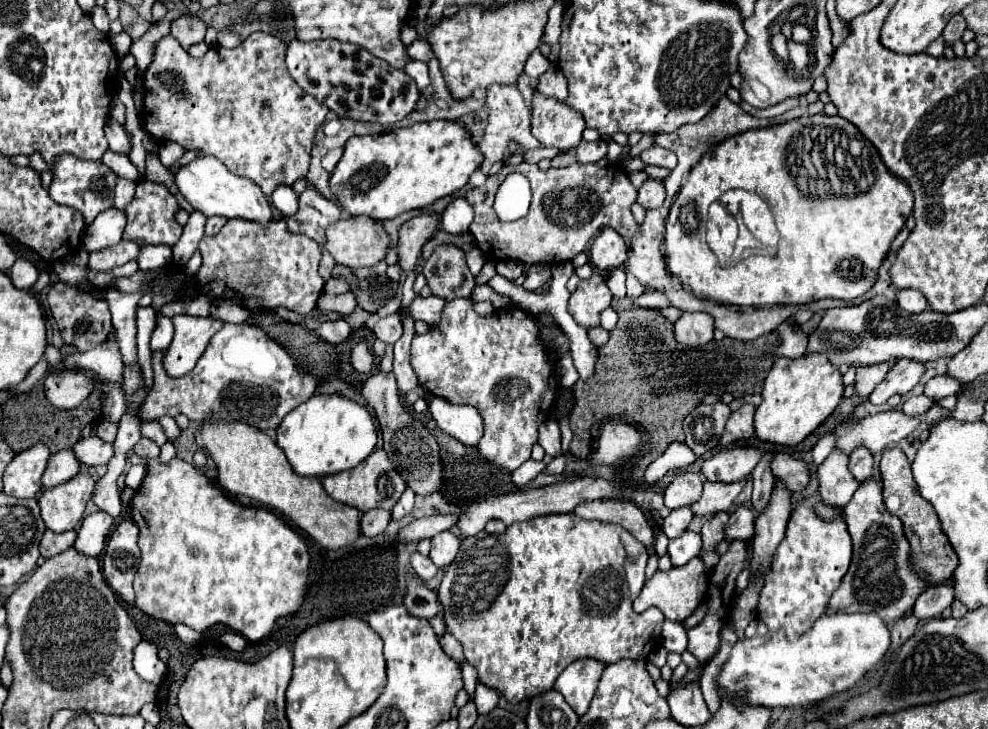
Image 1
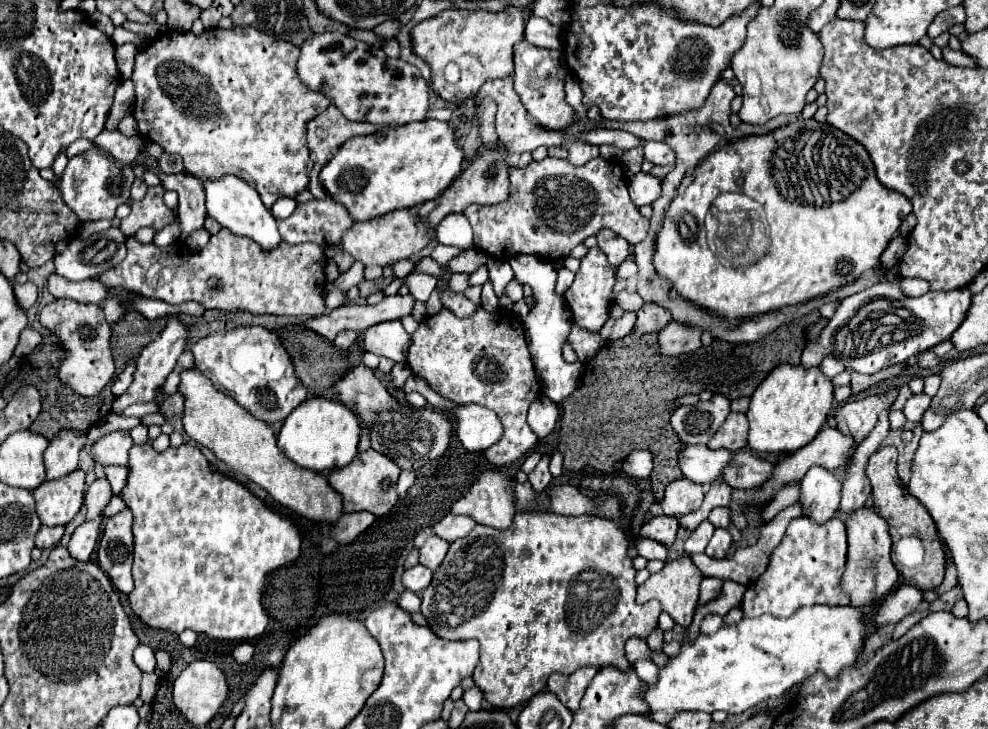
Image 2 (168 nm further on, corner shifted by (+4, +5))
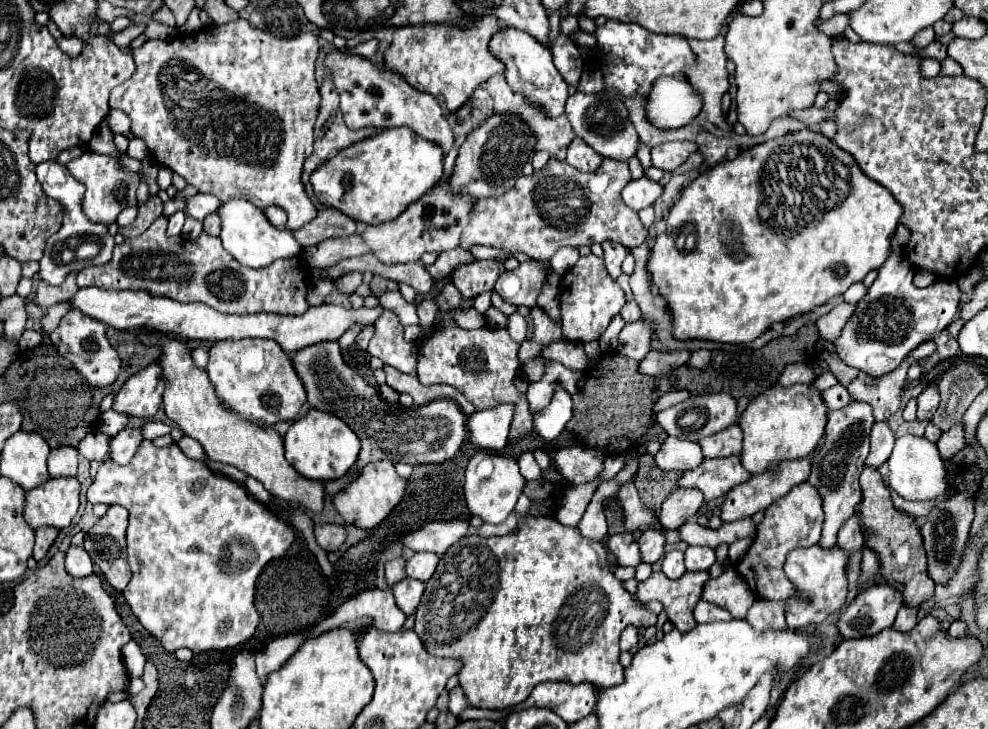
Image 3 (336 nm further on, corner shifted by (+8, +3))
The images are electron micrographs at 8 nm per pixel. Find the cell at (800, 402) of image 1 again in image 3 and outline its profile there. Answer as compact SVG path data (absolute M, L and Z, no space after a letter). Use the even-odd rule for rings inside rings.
M794 384L790 388L772 386L766 394L758 396L742 412L738 426L744 434L744 448L740 454L742 466L750 474L762 474L776 468L782 460L800 460L814 452L824 436L828 408L814 386Z

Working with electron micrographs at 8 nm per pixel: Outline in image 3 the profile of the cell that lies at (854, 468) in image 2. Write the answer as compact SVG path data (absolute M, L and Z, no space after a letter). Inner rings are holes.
M858 514L850 522L846 522L846 526L842 526L842 530L838 532L838 548L846 552L848 560L850 560L850 556L854 552L862 552L862 548L864 548L864 536L862 536Z

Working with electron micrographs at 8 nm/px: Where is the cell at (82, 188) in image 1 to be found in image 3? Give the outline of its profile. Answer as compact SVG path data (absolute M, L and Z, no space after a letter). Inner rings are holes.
M86 152L80 158L74 158L68 162L68 170L70 174L74 174L74 178L78 182L82 182L86 186L86 194L84 194L84 202L82 202L82 210L86 212L86 216L92 222L98 224L112 224L116 222L118 214L128 208L128 206L136 206L136 190L140 184L140 176L136 172L124 170L124 166L112 158L112 156L104 156L104 154L92 154Z

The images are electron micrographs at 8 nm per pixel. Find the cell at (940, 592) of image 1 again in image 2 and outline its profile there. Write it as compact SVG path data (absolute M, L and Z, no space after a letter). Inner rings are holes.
M904 584L904 586L900 586L898 590L894 590L894 592L876 608L874 624L876 624L878 628L884 626L884 624L896 624L896 622L900 622L904 616L908 616L910 612L914 612L920 602L922 602L922 590Z

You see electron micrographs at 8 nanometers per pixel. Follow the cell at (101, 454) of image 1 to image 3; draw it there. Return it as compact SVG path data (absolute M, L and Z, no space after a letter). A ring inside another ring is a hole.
M124 428L110 440L110 456L118 464L128 464L138 452L144 436L140 428Z

